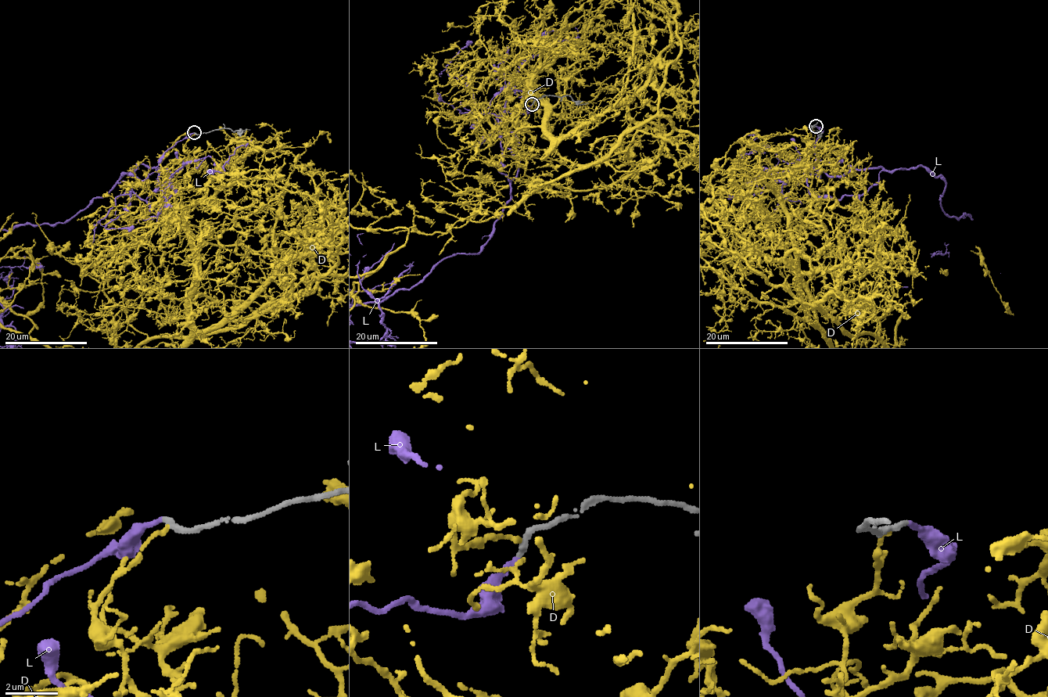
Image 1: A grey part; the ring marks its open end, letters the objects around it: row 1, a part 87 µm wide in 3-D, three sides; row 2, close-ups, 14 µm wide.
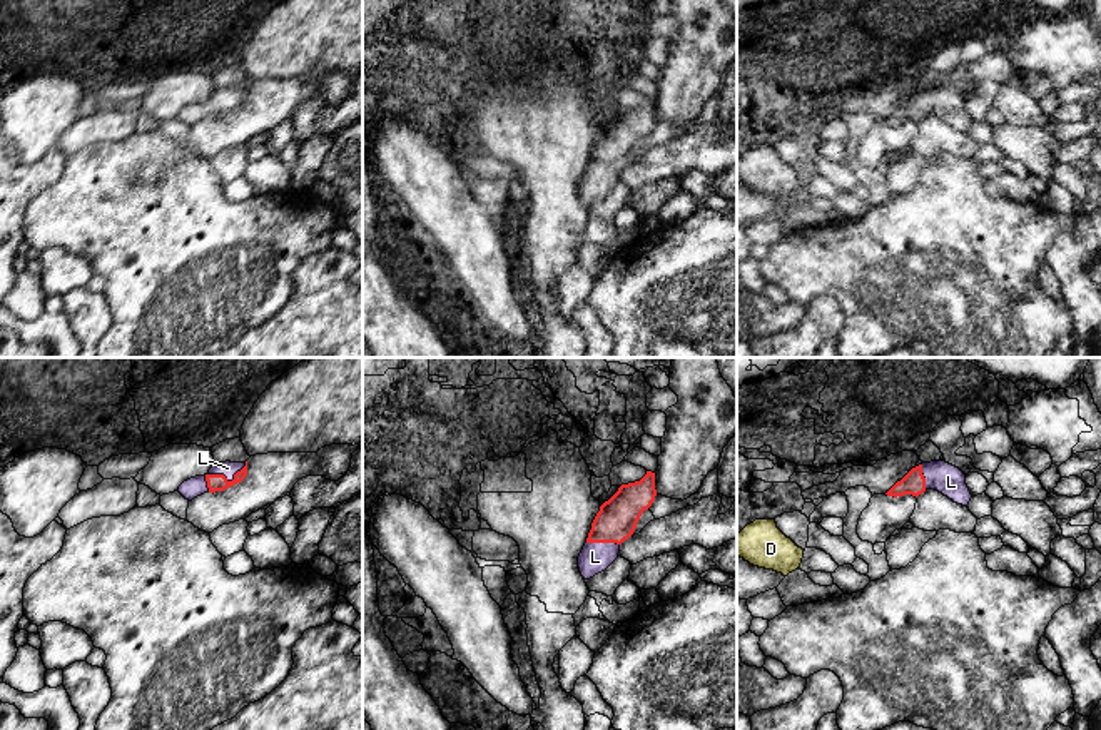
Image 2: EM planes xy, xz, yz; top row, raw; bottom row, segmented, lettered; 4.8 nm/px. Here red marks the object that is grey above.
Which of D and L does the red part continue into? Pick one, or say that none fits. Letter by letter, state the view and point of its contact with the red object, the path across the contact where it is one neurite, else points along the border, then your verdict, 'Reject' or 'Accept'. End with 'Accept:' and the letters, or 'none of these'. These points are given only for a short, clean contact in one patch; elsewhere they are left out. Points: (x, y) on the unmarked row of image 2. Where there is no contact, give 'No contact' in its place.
D: No contact. Reject
L: Touches red at xy (219, 101). Path across: xy (214, 107), (219, 101), (228, 94). Accept
Accept: L

